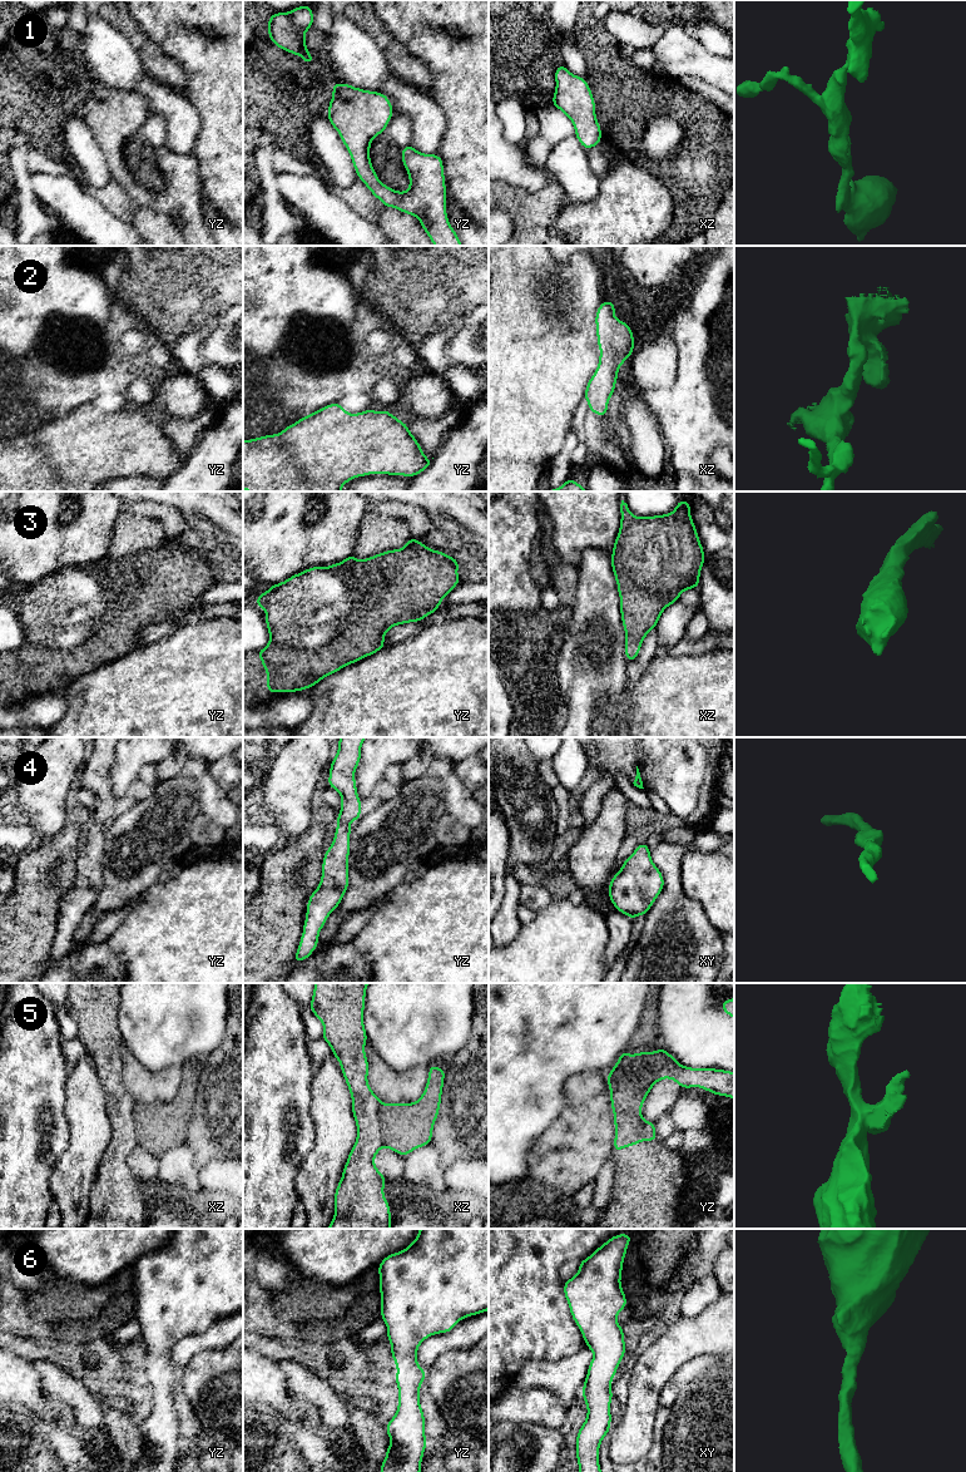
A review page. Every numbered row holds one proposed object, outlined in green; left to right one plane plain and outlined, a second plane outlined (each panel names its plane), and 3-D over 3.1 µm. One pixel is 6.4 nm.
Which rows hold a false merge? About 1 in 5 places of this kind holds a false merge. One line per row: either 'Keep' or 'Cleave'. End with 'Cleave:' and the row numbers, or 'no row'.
1: Keep
2: Keep
3: Keep
4: Keep
5: Cleave
6: Keep
Cleave: 5

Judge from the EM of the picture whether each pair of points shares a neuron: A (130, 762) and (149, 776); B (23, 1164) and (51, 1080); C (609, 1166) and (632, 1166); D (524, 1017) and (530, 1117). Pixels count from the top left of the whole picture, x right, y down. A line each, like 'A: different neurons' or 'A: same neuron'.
A: different neurons
B: same neuron
C: different neurons
D: same neuron

